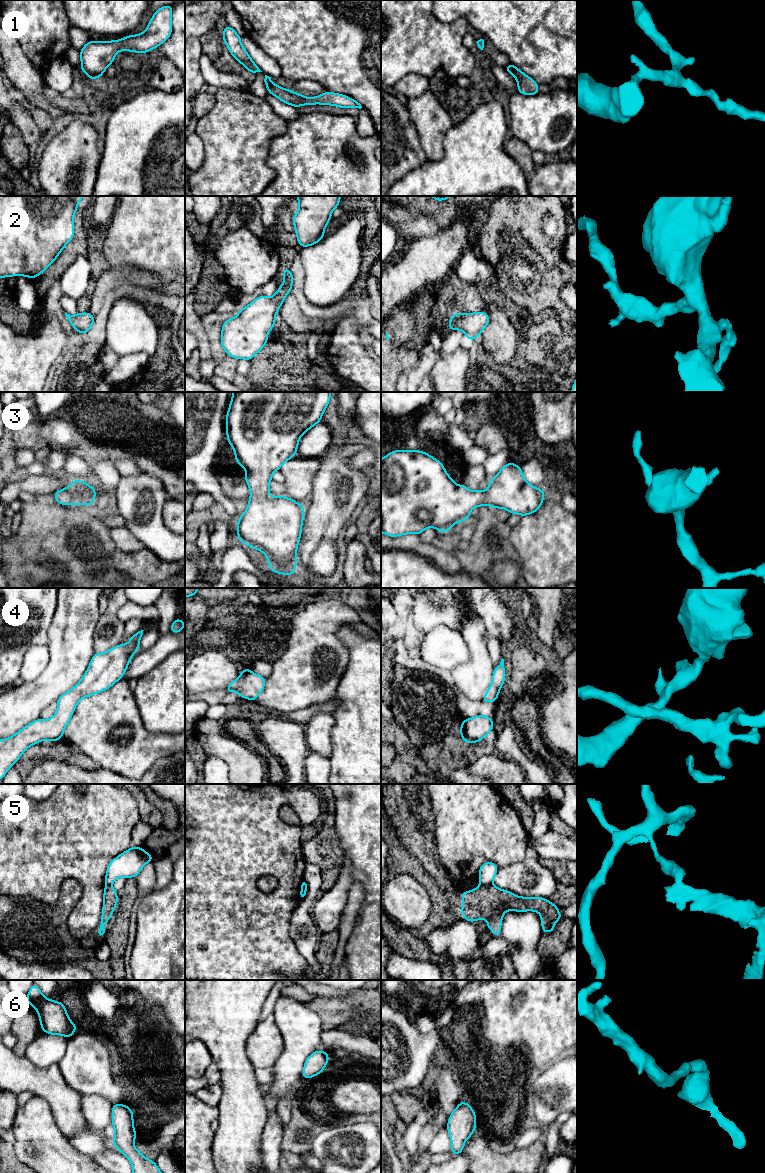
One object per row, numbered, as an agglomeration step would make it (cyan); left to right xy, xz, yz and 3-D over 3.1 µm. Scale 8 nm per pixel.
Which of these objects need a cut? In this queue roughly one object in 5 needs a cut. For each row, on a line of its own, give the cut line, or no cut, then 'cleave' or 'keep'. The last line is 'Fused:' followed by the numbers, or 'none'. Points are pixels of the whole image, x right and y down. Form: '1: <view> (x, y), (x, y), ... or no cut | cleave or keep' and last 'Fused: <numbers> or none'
1: no cut | keep
2: no cut | keep
3: no cut | keep
4: no cut | keep
5: yz (491, 883), (481, 885) | cleave
6: no cut | keep
Fused: 5

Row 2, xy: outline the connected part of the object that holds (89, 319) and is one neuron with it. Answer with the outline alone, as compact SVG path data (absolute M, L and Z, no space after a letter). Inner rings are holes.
M78 312L75 316L65 313L65 316L79 334L89 333L89 330L95 321L95 317L93 317L90 312Z

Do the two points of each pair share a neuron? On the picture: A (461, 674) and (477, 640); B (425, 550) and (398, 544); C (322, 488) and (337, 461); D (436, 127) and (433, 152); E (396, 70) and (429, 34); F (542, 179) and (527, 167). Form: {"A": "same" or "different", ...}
{"A": "same", "B": "same", "C": "same", "D": "same", "E": "same", "F": "different"}

